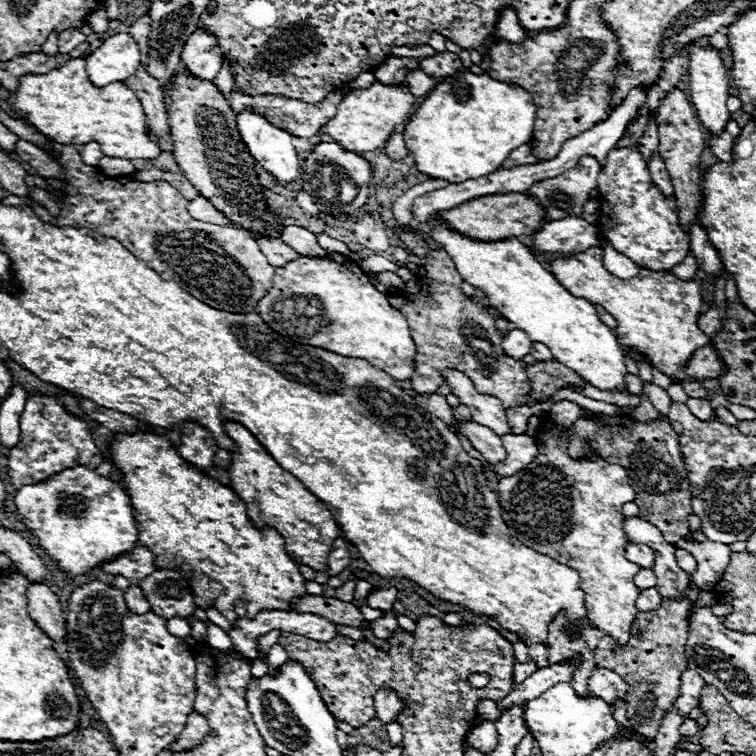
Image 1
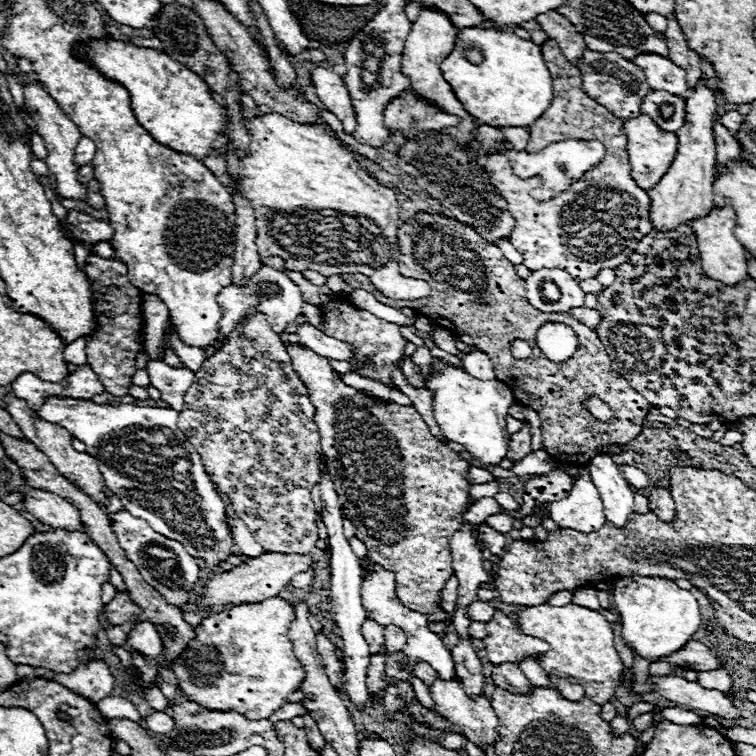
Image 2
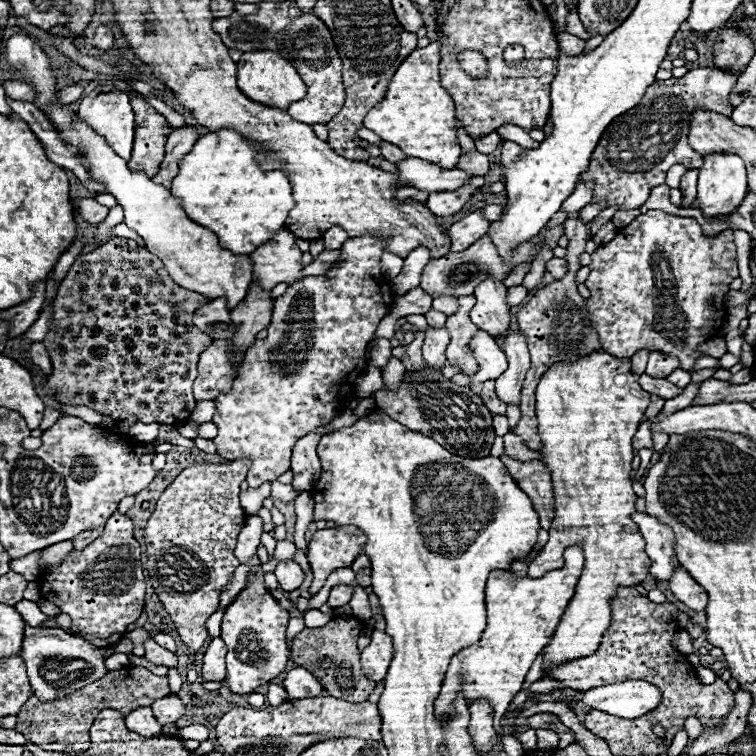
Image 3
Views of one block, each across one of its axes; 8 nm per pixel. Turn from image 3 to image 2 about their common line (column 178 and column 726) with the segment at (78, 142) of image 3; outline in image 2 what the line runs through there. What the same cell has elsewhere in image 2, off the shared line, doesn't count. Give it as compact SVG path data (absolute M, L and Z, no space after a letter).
M730 204L724 208L714 208L708 216L698 218L692 222L692 230L696 232L698 248L700 248L700 262L704 268L706 276L712 276L712 280L720 280L728 286L738 284L748 276L748 266L746 266L746 250L734 236L734 224L736 224L736 212Z

